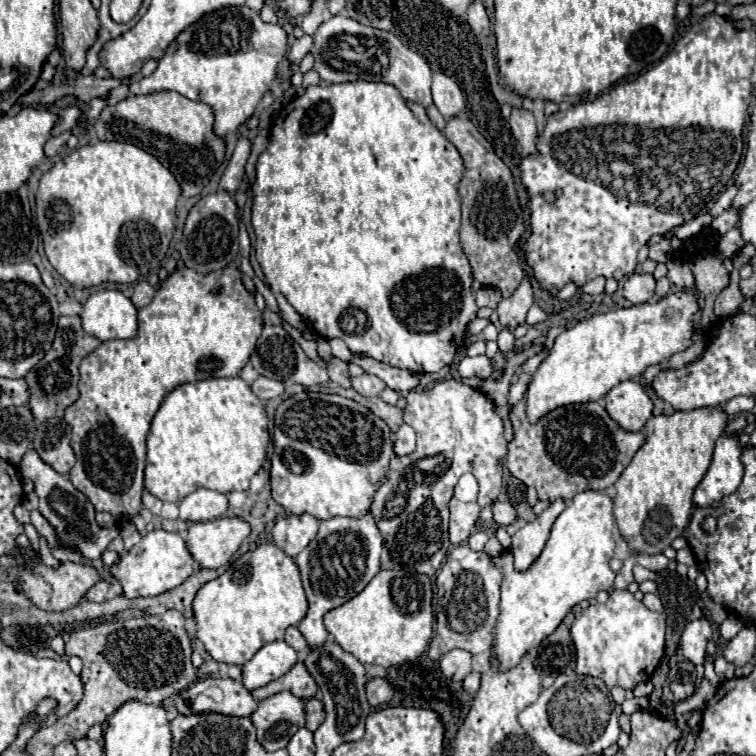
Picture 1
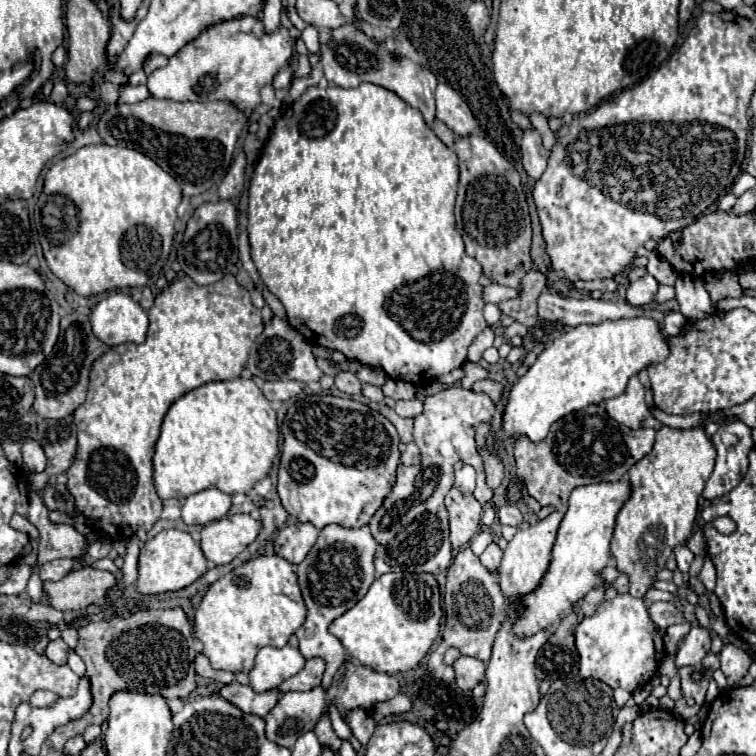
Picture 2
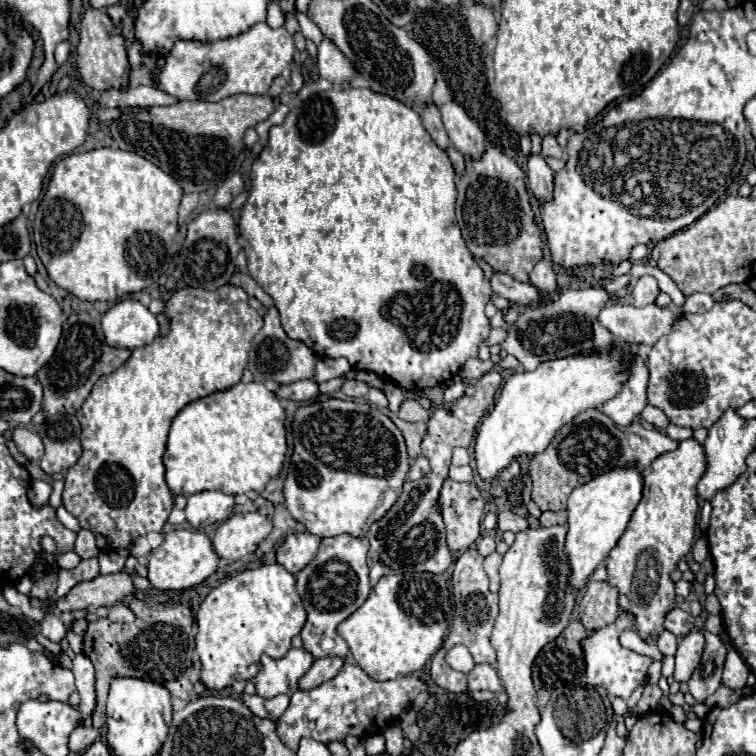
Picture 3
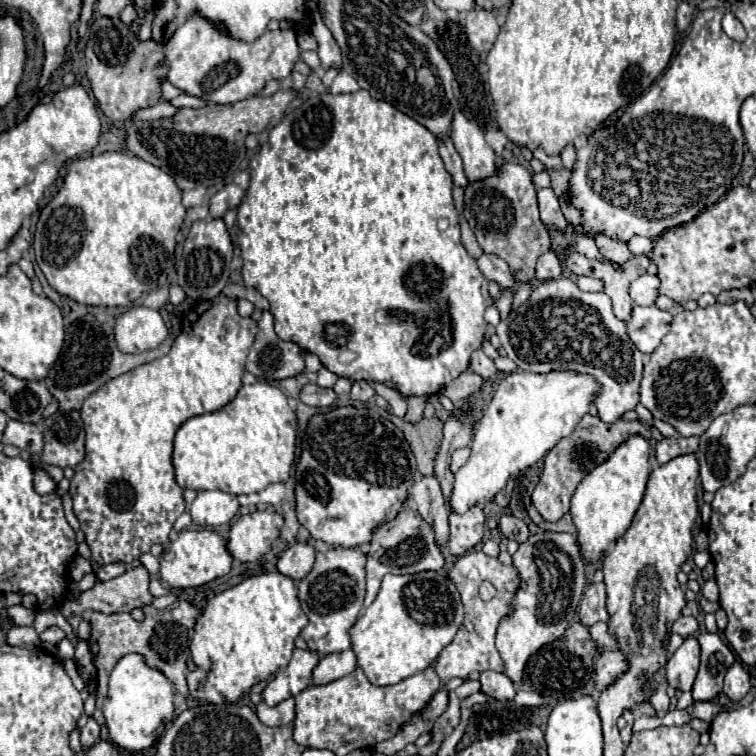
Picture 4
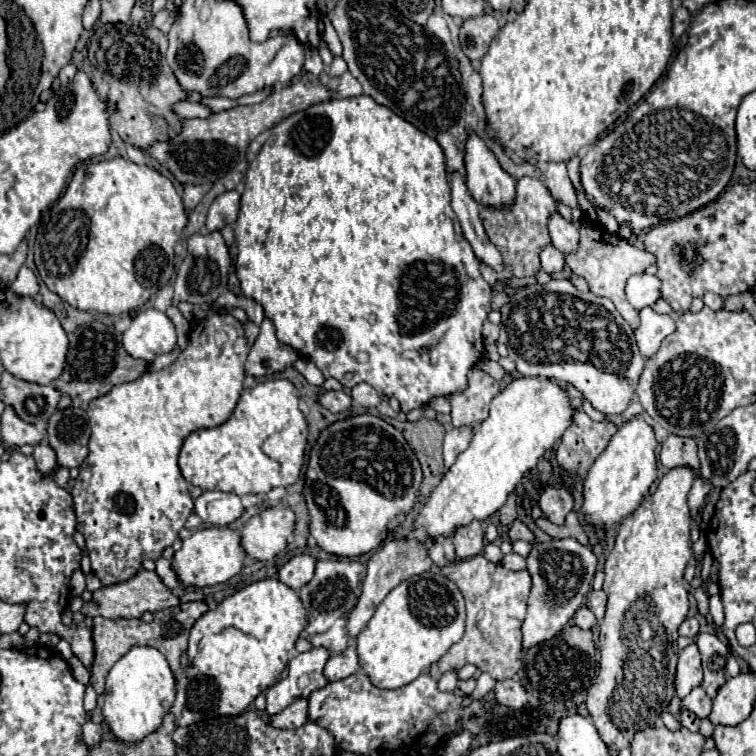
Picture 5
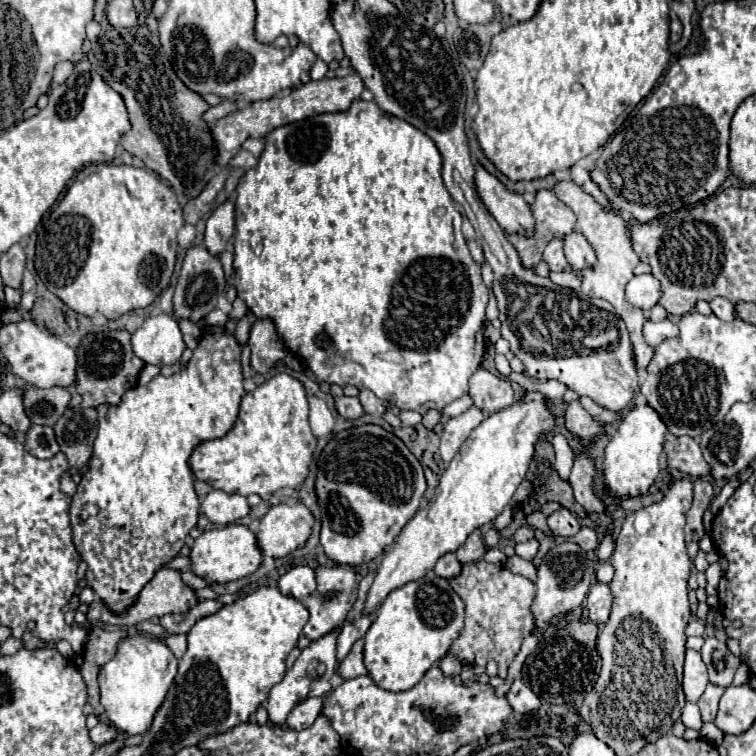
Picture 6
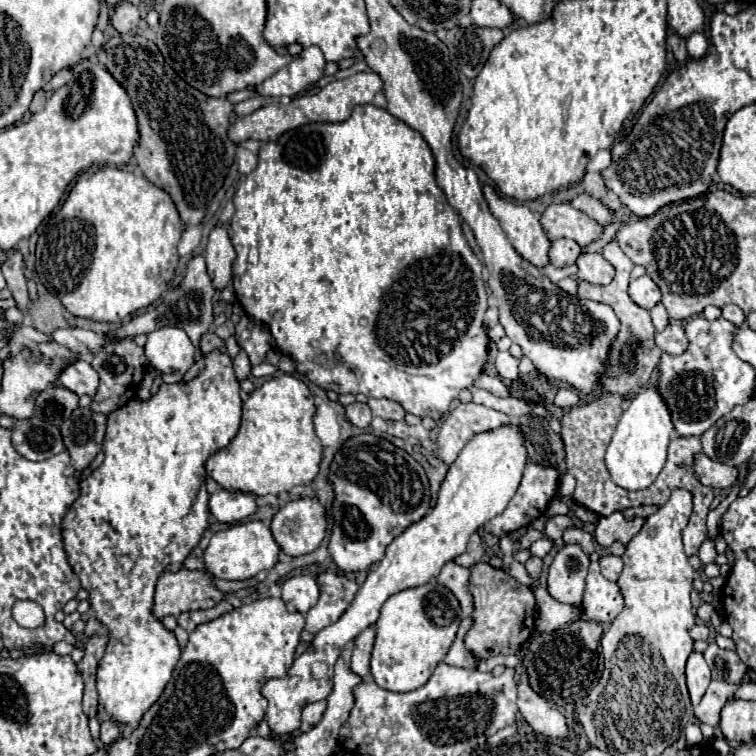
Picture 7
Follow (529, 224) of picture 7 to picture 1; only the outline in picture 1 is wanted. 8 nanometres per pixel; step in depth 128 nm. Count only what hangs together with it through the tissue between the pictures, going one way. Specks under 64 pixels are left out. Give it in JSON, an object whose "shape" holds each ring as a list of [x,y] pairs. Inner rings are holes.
{"shape":[[[434,72],[432,76],[432,100],[444,118],[460,116],[466,108],[466,100],[460,86],[442,72]]]}

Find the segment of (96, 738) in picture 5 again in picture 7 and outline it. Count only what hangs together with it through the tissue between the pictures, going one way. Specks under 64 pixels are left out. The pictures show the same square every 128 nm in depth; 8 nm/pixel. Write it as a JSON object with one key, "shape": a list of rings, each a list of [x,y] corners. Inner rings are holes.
{"shape":[[[108,720],[108,722],[102,722],[100,724],[100,740],[108,746],[108,744],[112,744],[112,742],[116,742],[120,738],[120,726],[116,724],[116,722],[112,722],[112,720]]]}

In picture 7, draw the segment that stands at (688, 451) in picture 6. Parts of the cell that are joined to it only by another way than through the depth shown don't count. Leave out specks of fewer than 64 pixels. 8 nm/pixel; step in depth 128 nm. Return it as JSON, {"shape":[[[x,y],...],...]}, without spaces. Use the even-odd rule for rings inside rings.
{"shape":[[[696,454],[694,474],[704,486],[720,488],[720,490],[730,488],[736,482],[736,478],[738,478],[738,470],[736,468],[720,464],[720,462],[714,462],[706,454]]]}

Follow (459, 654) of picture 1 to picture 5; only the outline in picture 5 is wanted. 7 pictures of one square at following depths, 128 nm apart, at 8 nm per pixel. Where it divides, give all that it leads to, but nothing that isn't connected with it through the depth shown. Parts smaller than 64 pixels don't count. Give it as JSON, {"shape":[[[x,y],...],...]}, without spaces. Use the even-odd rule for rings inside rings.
{"shape":[[[512,678],[498,680],[494,684],[494,694],[496,694],[496,700],[508,708],[522,708],[526,704],[526,690],[522,688],[520,682]]]}

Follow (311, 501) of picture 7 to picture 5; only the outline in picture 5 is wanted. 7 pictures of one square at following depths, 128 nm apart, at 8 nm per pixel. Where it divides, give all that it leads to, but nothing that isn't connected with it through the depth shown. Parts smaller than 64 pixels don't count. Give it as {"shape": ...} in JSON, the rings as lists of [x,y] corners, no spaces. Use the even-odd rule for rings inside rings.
{"shape":[[[274,506],[252,516],[242,532],[240,544],[248,558],[272,560],[286,548],[288,536],[294,532],[294,512],[290,508]]]}

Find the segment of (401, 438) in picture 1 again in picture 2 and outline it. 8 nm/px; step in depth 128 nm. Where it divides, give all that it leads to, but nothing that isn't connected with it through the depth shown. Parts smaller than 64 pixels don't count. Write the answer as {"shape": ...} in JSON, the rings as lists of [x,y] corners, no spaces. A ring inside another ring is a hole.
{"shape":[[[408,442],[408,444],[406,444],[404,452],[400,454],[400,460],[402,460],[402,464],[406,464],[406,466],[420,464],[420,452],[418,452],[418,448],[416,448],[414,442]]]}

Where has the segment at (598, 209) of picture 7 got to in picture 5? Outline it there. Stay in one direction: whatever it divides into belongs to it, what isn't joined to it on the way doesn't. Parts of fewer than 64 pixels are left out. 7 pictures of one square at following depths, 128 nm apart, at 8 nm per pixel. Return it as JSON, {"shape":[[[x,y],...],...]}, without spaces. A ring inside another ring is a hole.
{"shape":[[[564,162],[546,164],[546,168],[544,168],[544,184],[552,192],[552,196],[556,200],[560,200],[562,204],[568,204],[572,208],[572,216],[582,222],[584,212],[576,204],[576,194],[574,194],[574,188],[572,188],[572,182],[568,178]],[[582,222],[582,230],[580,230],[580,244],[578,244],[578,250],[572,252],[572,254],[566,254],[564,256],[566,264],[570,266],[570,270],[576,274],[576,276],[582,276],[586,278],[588,286],[590,286],[590,292],[596,294],[596,296],[606,296],[610,298],[614,304],[616,304],[616,310],[620,312],[620,316],[632,326],[632,328],[638,328],[640,324],[640,318],[638,318],[638,310],[630,306],[630,302],[626,300],[626,294],[624,294],[624,286],[628,282],[628,278],[636,272],[644,272],[650,264],[656,262],[656,258],[640,248],[640,246],[634,246],[630,244],[628,240],[622,240],[614,234],[608,234],[602,226],[590,226],[590,224],[584,224]]]}

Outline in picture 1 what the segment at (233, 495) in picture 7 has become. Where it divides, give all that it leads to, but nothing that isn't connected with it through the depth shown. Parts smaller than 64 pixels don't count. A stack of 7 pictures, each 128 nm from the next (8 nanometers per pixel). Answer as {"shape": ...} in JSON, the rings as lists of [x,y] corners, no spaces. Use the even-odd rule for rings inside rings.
{"shape":[[[196,488],[178,506],[180,506],[180,520],[206,522],[206,520],[214,520],[226,514],[228,498],[226,494],[220,494],[216,490]]]}

